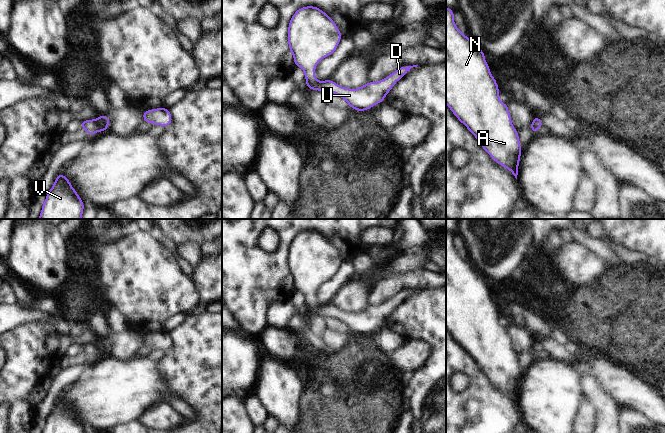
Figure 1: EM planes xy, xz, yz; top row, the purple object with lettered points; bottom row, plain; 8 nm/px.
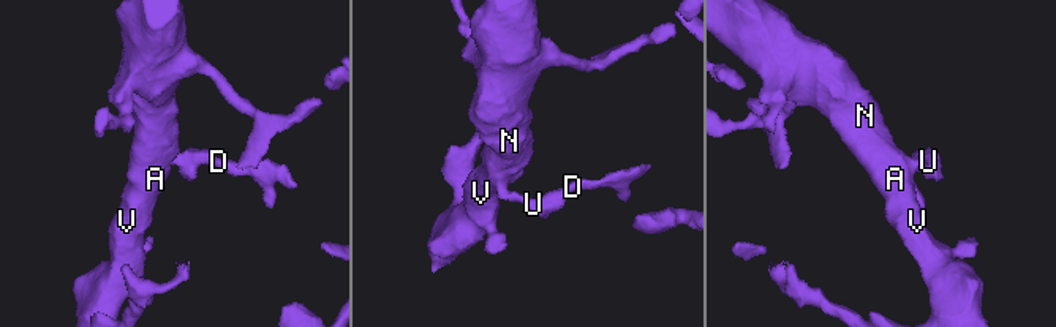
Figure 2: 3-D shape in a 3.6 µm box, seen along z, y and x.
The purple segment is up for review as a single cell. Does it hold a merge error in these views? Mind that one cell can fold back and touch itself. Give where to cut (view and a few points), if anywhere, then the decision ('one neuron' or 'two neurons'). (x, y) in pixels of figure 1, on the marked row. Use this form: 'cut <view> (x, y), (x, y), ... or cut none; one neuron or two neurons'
cut none; one neuron

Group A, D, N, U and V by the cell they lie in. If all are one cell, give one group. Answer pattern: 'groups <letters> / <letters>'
groups A D N U V

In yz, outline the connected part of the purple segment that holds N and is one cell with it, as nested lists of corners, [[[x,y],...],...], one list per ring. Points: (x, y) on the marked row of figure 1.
[[[446,7],[446,105],[475,136],[492,160],[510,170],[517,179],[522,153],[519,135],[511,122],[508,104],[499,100],[500,91],[490,72],[485,53],[454,23],[454,10]]]

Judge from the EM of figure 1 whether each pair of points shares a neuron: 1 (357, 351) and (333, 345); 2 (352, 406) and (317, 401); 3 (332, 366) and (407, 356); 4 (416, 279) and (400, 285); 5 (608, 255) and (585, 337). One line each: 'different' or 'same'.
1: different
2: different
3: same
4: same
5: different

